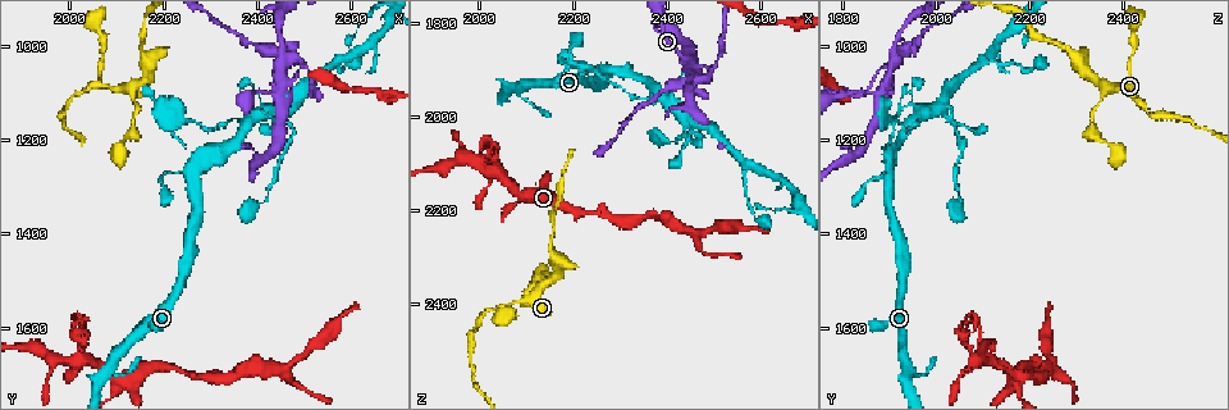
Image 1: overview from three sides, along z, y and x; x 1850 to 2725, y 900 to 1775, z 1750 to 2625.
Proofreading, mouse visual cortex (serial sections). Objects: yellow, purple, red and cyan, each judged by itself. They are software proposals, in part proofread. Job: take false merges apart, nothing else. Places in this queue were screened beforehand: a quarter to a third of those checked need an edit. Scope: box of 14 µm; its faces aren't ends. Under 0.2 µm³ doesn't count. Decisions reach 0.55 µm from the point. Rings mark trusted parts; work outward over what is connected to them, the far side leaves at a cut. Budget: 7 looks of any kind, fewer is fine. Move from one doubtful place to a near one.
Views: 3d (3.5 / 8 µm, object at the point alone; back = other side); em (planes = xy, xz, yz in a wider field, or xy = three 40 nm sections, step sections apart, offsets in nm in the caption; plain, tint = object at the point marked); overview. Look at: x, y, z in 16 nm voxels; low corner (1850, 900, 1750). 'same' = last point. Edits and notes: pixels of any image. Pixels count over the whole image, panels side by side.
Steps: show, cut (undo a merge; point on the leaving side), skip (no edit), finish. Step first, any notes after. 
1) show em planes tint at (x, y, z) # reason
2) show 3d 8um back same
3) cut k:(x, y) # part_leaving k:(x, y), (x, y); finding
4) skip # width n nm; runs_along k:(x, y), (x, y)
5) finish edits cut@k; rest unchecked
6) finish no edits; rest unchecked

show 3d 3.5um at (2200, 1685, 2195) # calibre changes

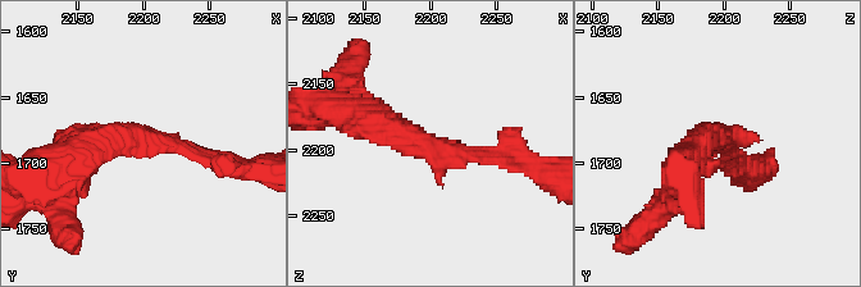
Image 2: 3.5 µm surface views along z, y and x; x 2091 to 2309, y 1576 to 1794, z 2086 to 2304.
show em xy step 1 tint at (2204, 1680, 2200) # arm_widths 150, 400 nm

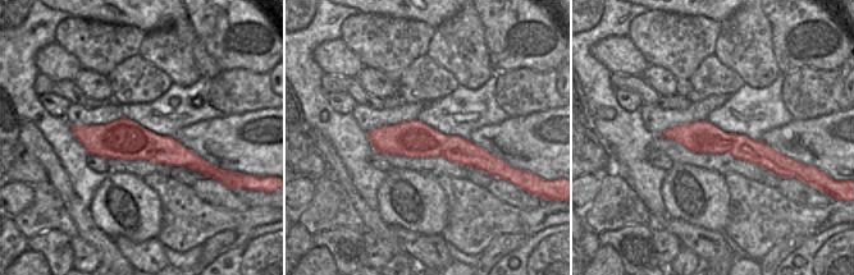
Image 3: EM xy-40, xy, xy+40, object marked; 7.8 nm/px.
show em xy step 2 tint same

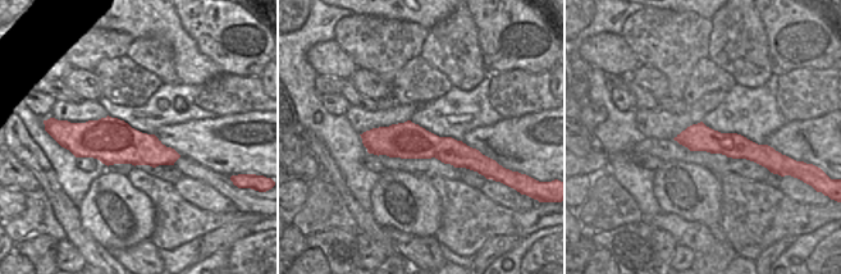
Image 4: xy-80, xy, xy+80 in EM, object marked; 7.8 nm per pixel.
skip # runs_along 2:(363, 115), (456, 154), (513, 154); all the same cell

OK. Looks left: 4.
show 3d 3.5um back at (2450, 1020, 1920) # calibre changes

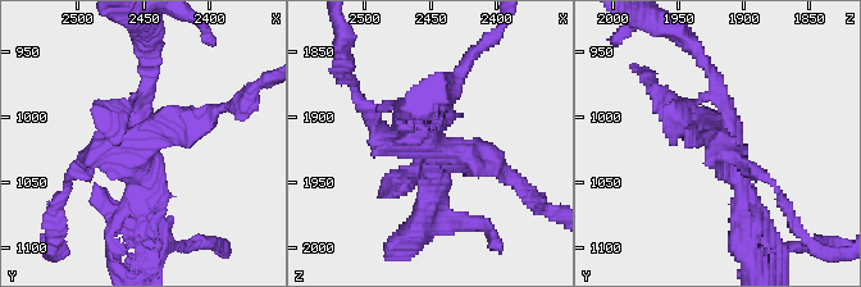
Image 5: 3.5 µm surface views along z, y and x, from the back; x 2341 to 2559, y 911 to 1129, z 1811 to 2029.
show em xy step 5 tint at (2450, 1022, 1918) # arms 4; arm_widths 200, 200, 300, 300 nm; shape alone is not enough

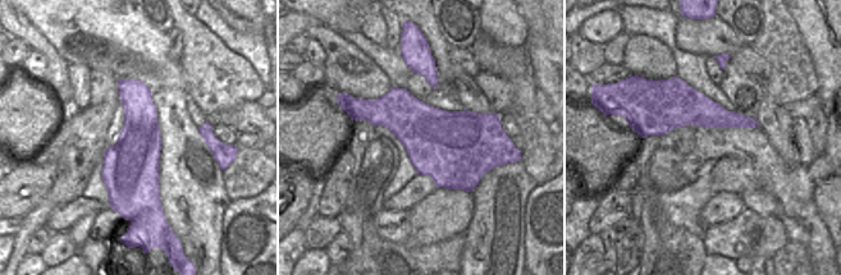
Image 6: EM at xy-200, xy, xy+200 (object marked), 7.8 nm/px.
cut 5:(87, 151) # a second cell is stuck on

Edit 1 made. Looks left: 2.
finish edits cut@5; rest unchecked

